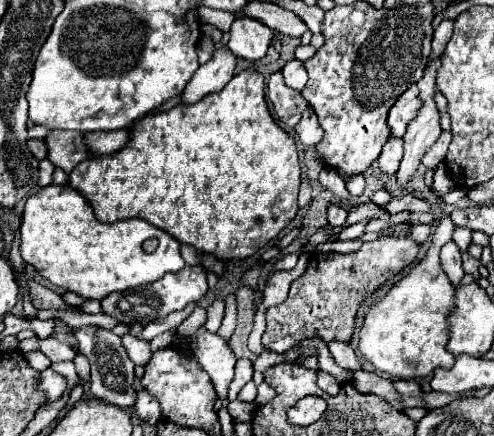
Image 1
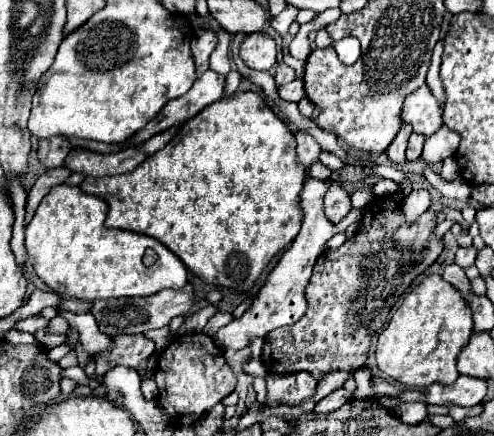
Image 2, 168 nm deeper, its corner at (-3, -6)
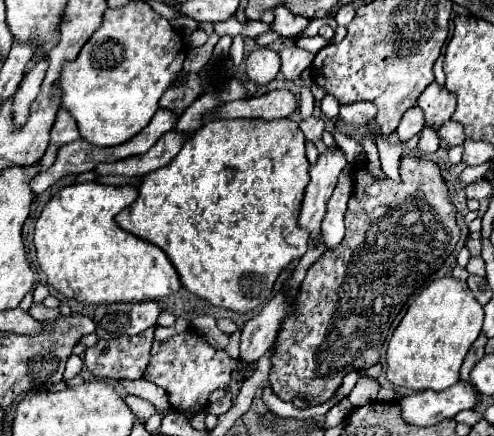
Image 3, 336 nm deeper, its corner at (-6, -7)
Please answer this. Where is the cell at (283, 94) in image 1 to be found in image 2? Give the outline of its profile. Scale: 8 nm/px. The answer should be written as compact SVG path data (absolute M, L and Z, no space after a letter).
M281 62L281 64L277 66L275 84L277 84L277 86L281 86L281 84L287 84L287 82L291 82L291 80L295 80L295 72L293 72L285 62Z

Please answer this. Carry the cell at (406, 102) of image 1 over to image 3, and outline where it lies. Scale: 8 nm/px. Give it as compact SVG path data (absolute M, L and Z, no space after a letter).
M436 81L430 83L430 87L424 89L424 93L418 99L418 107L426 115L426 123L442 125L446 123L454 109L456 109L456 95L448 93L446 87L440 87Z

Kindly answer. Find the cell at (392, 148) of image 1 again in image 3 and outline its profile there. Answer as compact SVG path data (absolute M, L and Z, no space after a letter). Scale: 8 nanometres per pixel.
M410 107L404 117L400 119L400 125L396 129L398 137L402 141L408 141L412 135L418 135L424 129L424 113L420 107Z

